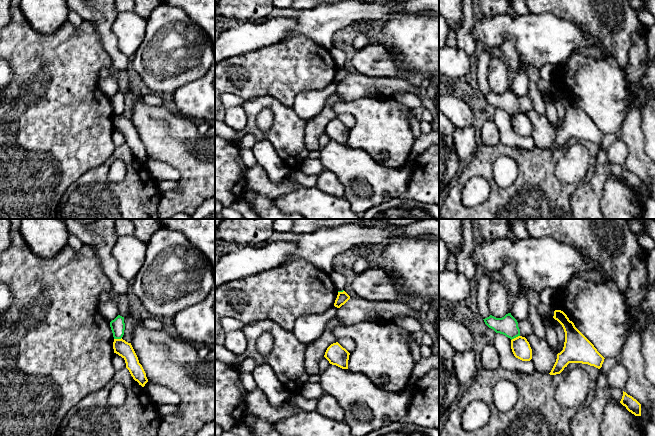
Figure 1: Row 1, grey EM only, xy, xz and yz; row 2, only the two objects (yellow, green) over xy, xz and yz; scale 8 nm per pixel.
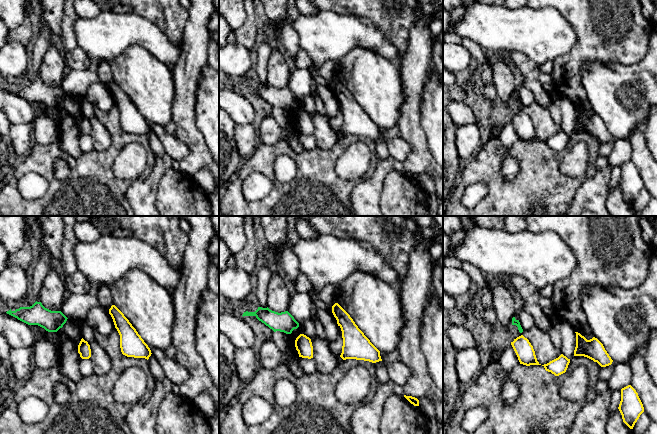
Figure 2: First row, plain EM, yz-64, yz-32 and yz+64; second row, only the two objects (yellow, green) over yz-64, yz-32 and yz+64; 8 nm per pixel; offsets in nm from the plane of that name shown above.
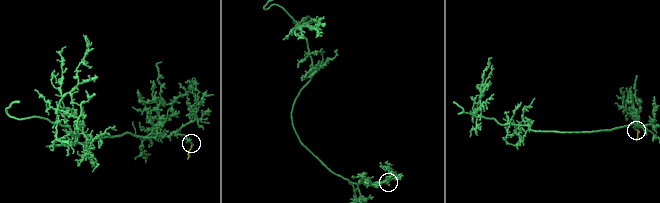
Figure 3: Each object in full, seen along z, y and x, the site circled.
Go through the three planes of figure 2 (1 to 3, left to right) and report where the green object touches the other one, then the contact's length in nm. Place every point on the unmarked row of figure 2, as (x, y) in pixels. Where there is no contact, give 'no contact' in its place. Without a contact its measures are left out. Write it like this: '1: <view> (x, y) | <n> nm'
1: no contact
2: no contact
3: no contact

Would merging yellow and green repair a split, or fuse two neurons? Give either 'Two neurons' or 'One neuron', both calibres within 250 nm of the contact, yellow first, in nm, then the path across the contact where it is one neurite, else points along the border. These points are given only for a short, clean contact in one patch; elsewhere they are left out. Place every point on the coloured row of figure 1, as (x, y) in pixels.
Two neurons. Thickness 150 nm (yellow) against 160 nm. Boundary: yz (519, 335), (511, 340)

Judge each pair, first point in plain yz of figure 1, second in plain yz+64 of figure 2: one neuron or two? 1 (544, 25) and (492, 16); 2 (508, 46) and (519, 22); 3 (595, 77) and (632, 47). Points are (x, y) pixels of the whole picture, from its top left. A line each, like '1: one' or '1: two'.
1: one
2: two
3: two

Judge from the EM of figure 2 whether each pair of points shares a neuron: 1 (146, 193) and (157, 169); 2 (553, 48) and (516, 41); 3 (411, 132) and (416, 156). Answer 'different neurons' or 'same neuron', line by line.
1: same neuron
2: same neuron
3: same neuron

